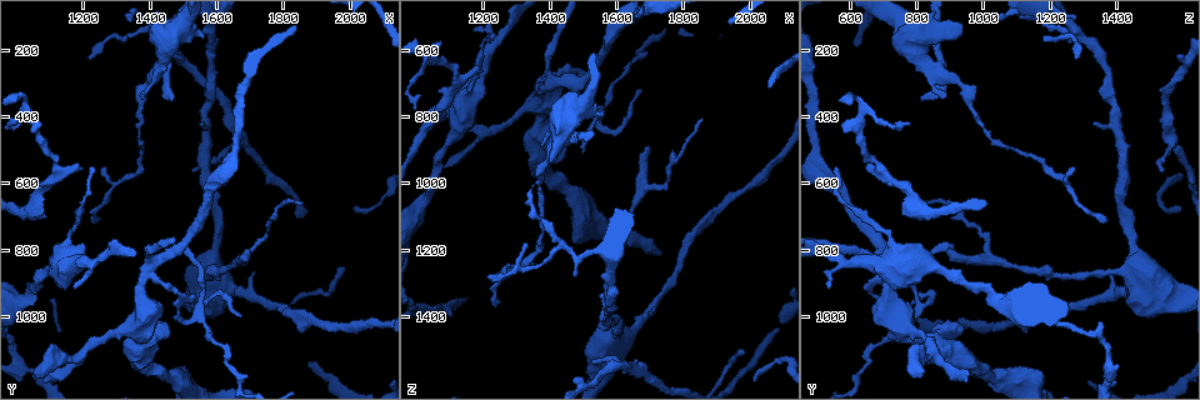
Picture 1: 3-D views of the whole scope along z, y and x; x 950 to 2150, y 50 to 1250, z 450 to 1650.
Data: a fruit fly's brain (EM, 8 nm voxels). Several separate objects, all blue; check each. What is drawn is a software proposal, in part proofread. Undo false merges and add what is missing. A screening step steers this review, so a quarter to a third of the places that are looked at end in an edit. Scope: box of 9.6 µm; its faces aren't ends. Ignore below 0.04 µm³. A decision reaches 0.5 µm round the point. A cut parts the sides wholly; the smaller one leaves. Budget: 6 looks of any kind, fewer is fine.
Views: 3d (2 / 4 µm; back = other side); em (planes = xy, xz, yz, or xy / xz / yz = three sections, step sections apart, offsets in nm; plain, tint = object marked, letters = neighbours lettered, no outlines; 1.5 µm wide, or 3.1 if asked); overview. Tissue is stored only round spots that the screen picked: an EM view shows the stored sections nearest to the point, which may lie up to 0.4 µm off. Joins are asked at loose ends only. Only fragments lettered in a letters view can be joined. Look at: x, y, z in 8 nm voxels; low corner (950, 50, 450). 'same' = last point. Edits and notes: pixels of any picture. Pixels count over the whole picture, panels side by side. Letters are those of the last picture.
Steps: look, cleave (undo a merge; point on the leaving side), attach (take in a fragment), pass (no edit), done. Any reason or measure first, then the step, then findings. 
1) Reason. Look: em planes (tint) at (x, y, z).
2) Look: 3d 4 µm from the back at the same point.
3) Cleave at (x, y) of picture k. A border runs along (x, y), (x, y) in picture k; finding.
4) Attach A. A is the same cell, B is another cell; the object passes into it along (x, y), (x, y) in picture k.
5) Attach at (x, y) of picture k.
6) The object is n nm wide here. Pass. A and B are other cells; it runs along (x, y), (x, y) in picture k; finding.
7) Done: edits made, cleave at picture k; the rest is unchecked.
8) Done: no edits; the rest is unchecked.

An open end. Look: 3d 4 µm at (1200, 560, 670).

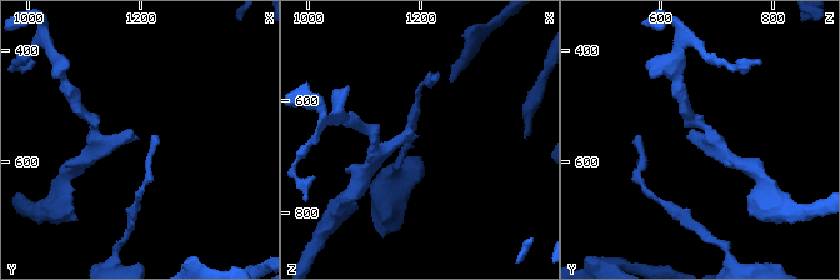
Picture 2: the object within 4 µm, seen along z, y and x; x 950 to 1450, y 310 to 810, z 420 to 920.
Shape alone is not enough. Look: em planes (letters) at (1195, 560, 660).

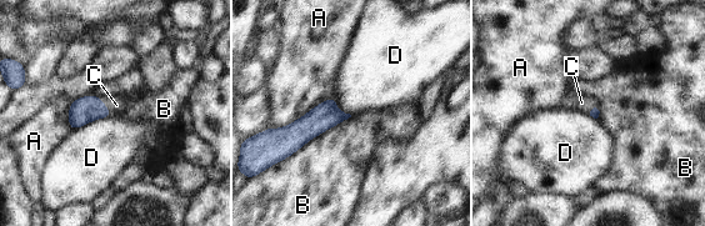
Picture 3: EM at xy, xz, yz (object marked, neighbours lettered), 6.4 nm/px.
The longest contact is with B, 550 nm. Attach C. C is the same cell, A, B and D are other cells; it goes on there.

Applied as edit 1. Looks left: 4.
See it whole again. Look: overview.

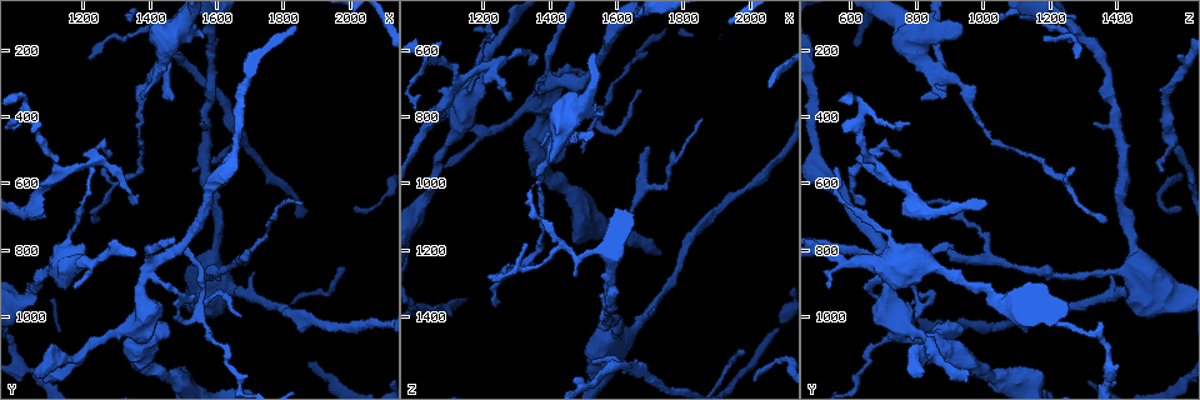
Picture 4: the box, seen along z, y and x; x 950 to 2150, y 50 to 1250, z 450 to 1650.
An open end. Look: 3d 2 µm at (1490, 800, 900).

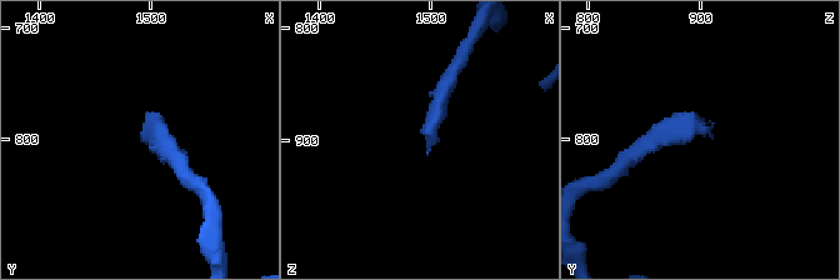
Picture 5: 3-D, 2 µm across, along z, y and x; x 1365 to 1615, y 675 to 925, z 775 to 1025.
Look: em planes (letters) at (1500, 796, 906).

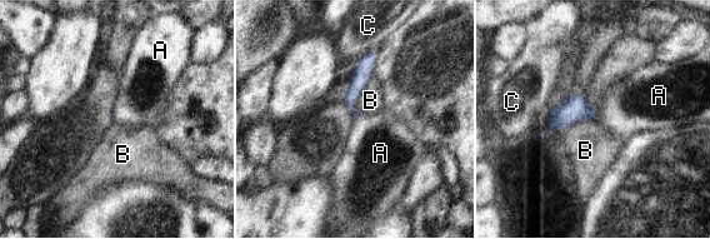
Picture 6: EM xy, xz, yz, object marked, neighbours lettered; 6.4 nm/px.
Attach A. A is the same cell, B and C are other cells; the object passes into it along (574, 108), (595, 113), (633, 105) in picture 6; it goes on there.

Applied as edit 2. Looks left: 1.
Four-way junction. Look: em planes (letters) at (1400, 860, 700).

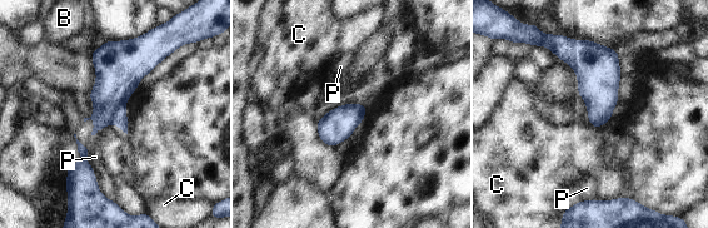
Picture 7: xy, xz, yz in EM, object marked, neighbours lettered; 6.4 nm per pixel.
Cleave at (118, 75) of picture 7. B, C and P are other cells; a border runs along (124, 105), (114, 122) in picture 7; a second neuron is stuck on.

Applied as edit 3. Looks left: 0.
Done: edits made, attach at picture 3, attach at picture 6, cleave at picture 7; the rest is unchecked.

